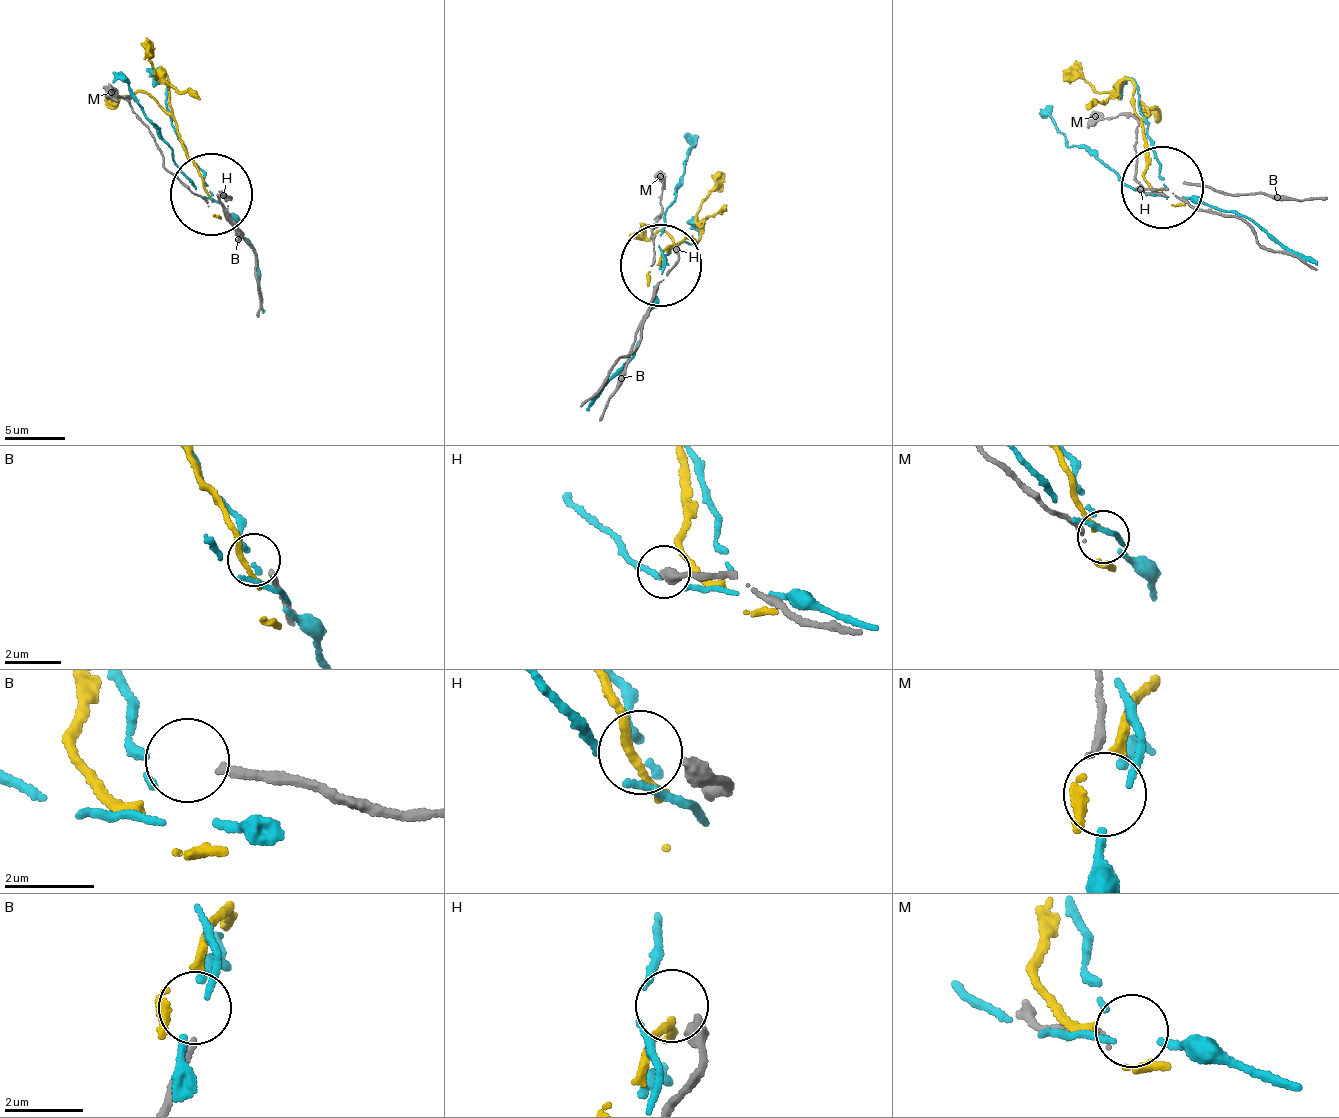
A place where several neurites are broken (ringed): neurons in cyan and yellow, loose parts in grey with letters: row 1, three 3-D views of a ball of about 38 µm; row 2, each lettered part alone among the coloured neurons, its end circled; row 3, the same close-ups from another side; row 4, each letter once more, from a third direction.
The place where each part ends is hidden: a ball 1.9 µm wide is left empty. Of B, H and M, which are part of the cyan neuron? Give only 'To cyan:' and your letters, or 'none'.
To cyan: M

